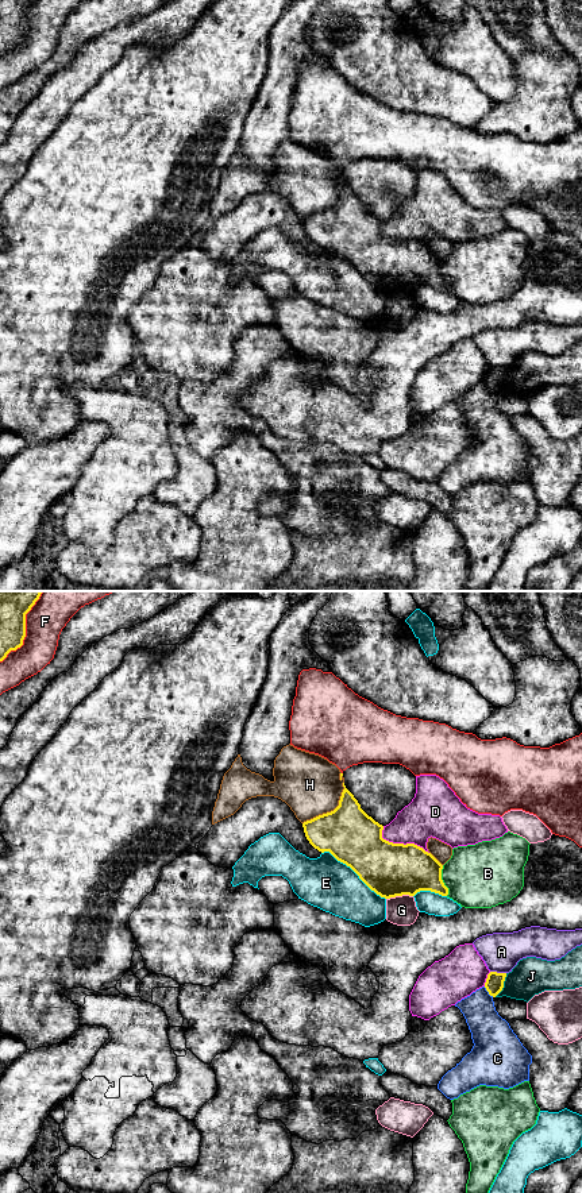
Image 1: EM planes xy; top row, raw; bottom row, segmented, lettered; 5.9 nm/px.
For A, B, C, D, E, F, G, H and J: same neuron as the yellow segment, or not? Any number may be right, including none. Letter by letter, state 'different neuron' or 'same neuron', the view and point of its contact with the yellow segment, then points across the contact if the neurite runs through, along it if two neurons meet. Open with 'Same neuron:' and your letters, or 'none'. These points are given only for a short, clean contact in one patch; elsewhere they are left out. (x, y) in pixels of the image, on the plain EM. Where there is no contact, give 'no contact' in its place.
Same neuron: none
A: different neuron | xy (498, 369)
B: different neuron | xy (442, 275)
C: different neuron | xy (488, 386) | along xy (484, 382), (493, 392)
D: different neuron | xy (400, 239)
E: different neuron | xy (354, 266)
F: different neuron | xy (24, 31)
G: different neuron | xy (399, 290)
H: different neuron | xy (331, 207)
J: different neuron | xy (503, 381)

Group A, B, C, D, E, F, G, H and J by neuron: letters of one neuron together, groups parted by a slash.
A / B / C / D / E / F / G / H / J

